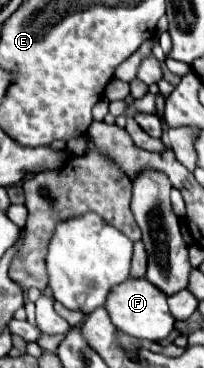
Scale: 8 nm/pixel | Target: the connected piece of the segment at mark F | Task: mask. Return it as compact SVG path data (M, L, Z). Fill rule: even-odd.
M129 278L129 280L113 286L109 292L109 298L105 302L105 308L111 316L111 322L121 332L125 332L133 338L139 338L139 340L159 342L159 340L165 340L175 328L165 294L159 288L153 288L153 284L149 284L149 280L145 280L145 278Z

